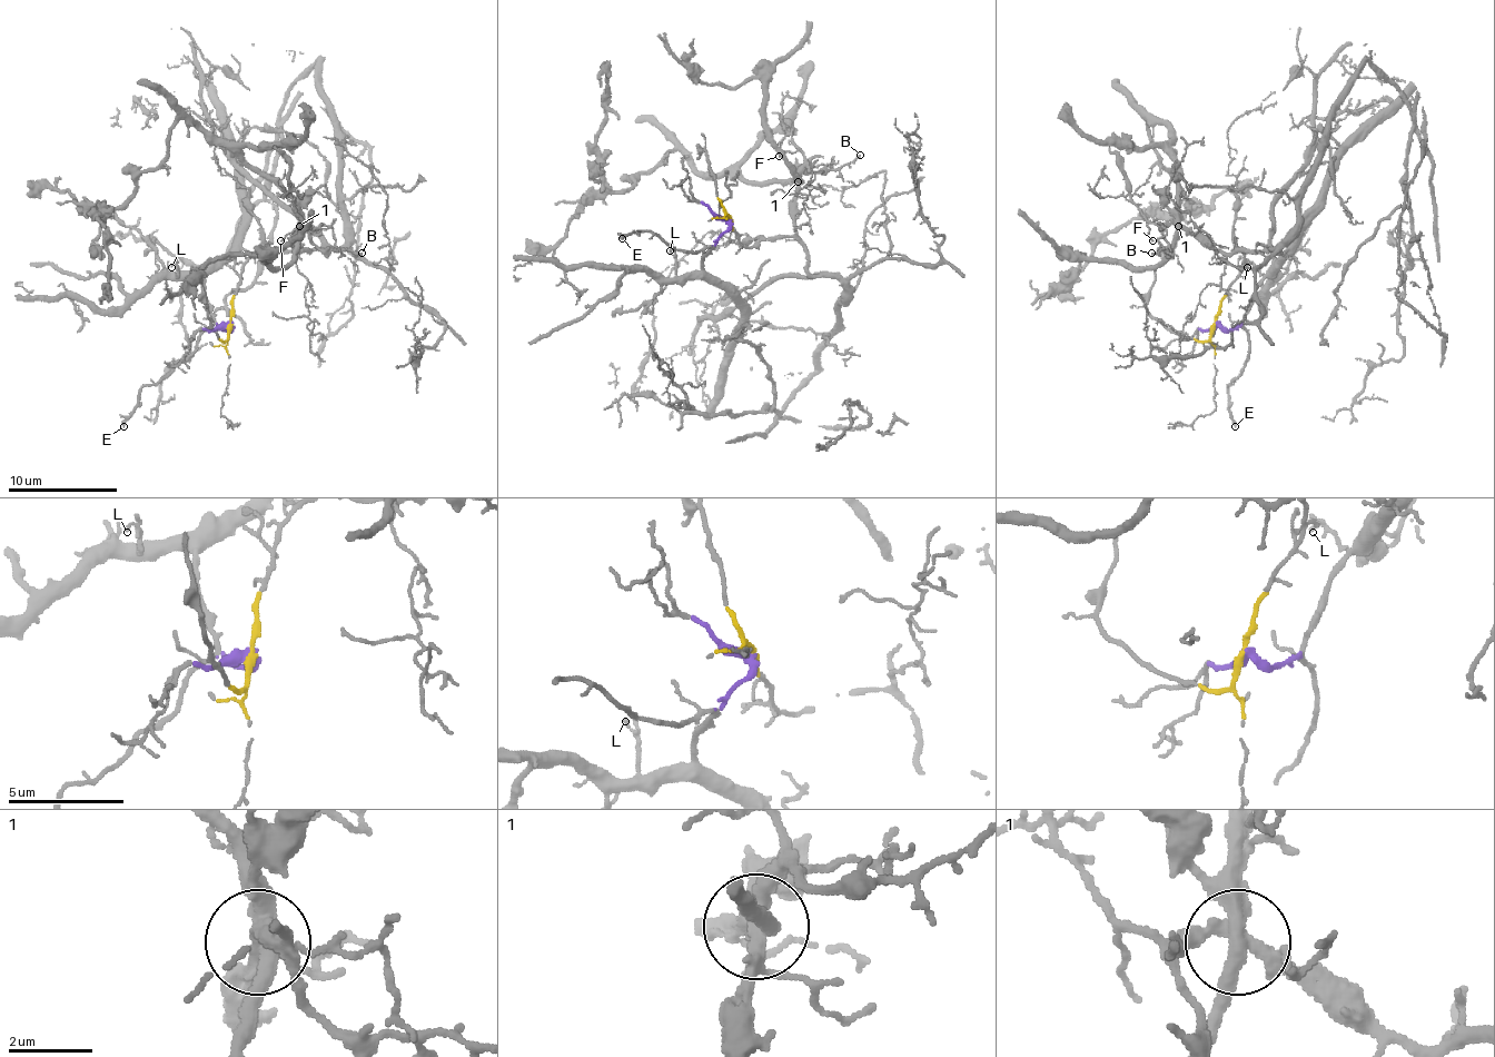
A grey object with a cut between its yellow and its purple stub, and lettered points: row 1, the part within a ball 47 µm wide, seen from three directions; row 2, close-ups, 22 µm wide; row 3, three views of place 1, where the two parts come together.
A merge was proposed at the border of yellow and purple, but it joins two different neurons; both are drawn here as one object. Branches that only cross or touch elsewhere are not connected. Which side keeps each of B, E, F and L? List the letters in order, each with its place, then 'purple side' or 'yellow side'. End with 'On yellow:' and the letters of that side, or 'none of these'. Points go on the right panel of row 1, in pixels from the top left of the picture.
B: at (1151, 253); yellow side
E: at (1235, 426); purple side
F: at (1152, 240); yellow side
L: at (1247, 267); purple side
On yellow: B, F

